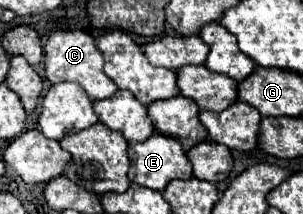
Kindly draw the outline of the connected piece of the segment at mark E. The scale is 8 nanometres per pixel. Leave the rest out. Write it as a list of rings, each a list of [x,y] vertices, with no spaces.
[[[152,134],[148,140],[144,142],[132,142],[128,146],[128,156],[130,156],[130,182],[152,188],[152,190],[164,190],[168,186],[168,182],[180,178],[180,180],[188,180],[192,176],[192,164],[186,158],[184,148],[178,144],[176,138],[172,136],[164,136],[164,134]]]

